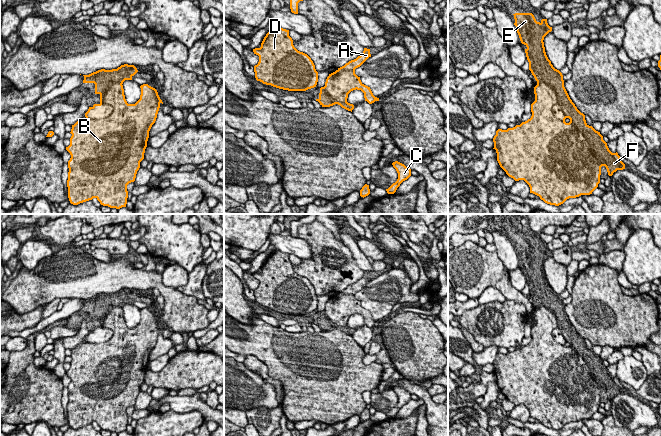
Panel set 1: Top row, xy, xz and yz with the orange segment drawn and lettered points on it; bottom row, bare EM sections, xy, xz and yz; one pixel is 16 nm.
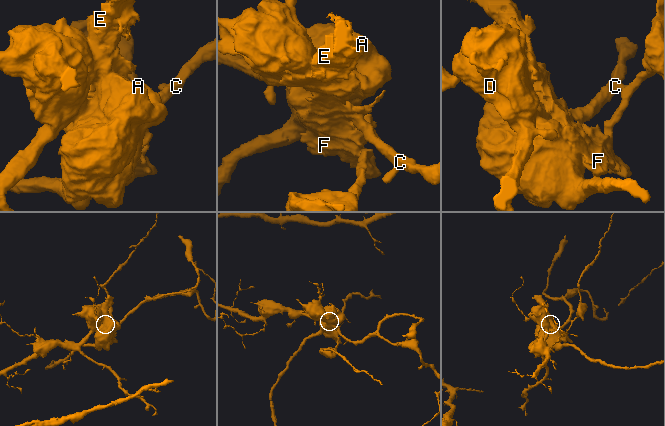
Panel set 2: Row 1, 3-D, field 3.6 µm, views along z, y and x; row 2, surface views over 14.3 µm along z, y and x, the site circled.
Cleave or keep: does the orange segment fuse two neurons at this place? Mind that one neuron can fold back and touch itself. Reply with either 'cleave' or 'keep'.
cleave

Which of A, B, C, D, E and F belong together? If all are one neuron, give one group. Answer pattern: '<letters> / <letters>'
A B F / C D E

